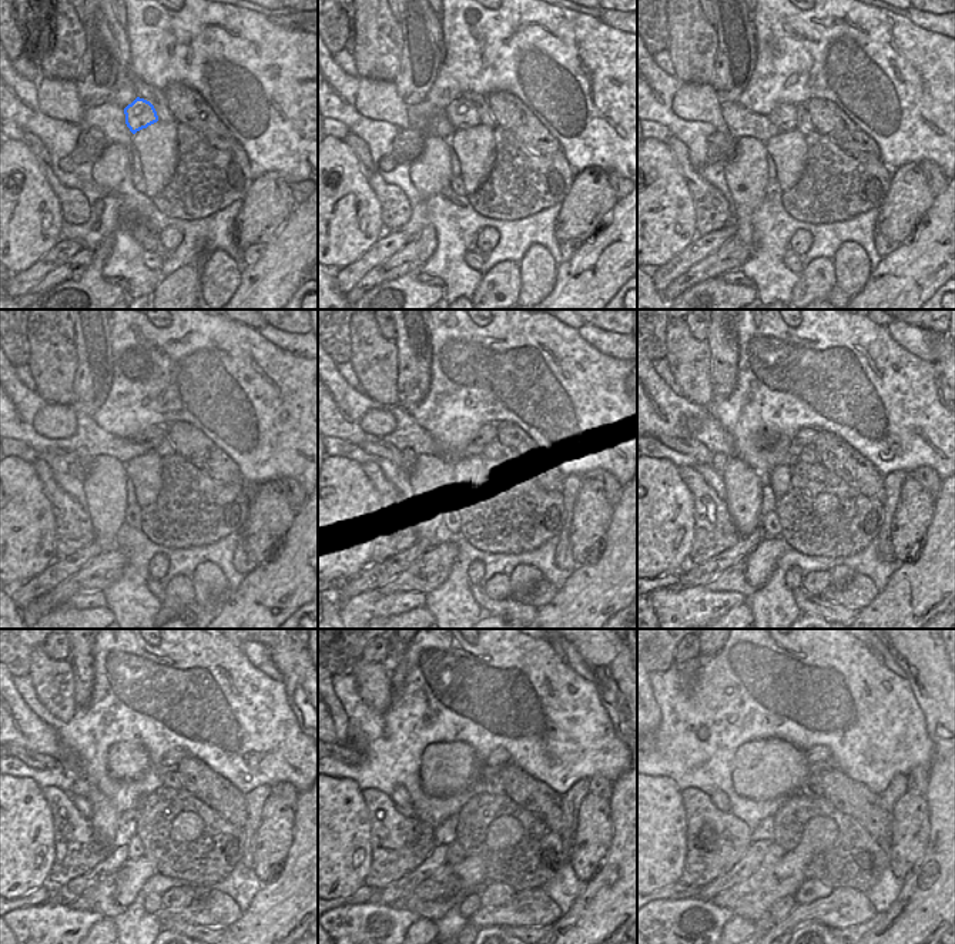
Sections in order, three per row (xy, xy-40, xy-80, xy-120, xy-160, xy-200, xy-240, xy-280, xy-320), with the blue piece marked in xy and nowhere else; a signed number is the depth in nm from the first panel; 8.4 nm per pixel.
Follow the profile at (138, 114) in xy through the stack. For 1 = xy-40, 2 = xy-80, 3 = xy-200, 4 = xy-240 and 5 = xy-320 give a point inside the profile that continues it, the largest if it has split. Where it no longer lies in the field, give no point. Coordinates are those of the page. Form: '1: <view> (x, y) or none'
1: xy-40 (461, 113)
2: xy-80 (784, 116)
3: xy-200 (806, 437)
4: xy-240 (174, 756)
5: xy-320 (818, 753)

